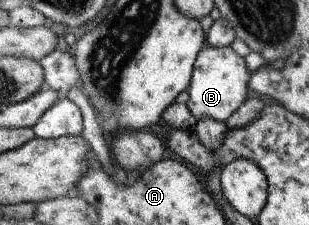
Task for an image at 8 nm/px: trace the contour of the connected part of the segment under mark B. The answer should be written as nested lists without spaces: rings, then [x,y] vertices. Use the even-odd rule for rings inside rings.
[[[206,45],[202,47],[194,63],[192,80],[187,88],[186,106],[196,119],[214,118],[218,122],[225,122],[246,102],[250,77],[251,72],[244,57],[237,54],[232,46],[212,48]]]

